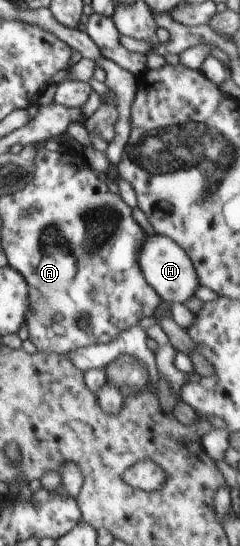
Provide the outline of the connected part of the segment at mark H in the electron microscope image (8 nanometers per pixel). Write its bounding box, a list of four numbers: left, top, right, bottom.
[139,233,201,304]

